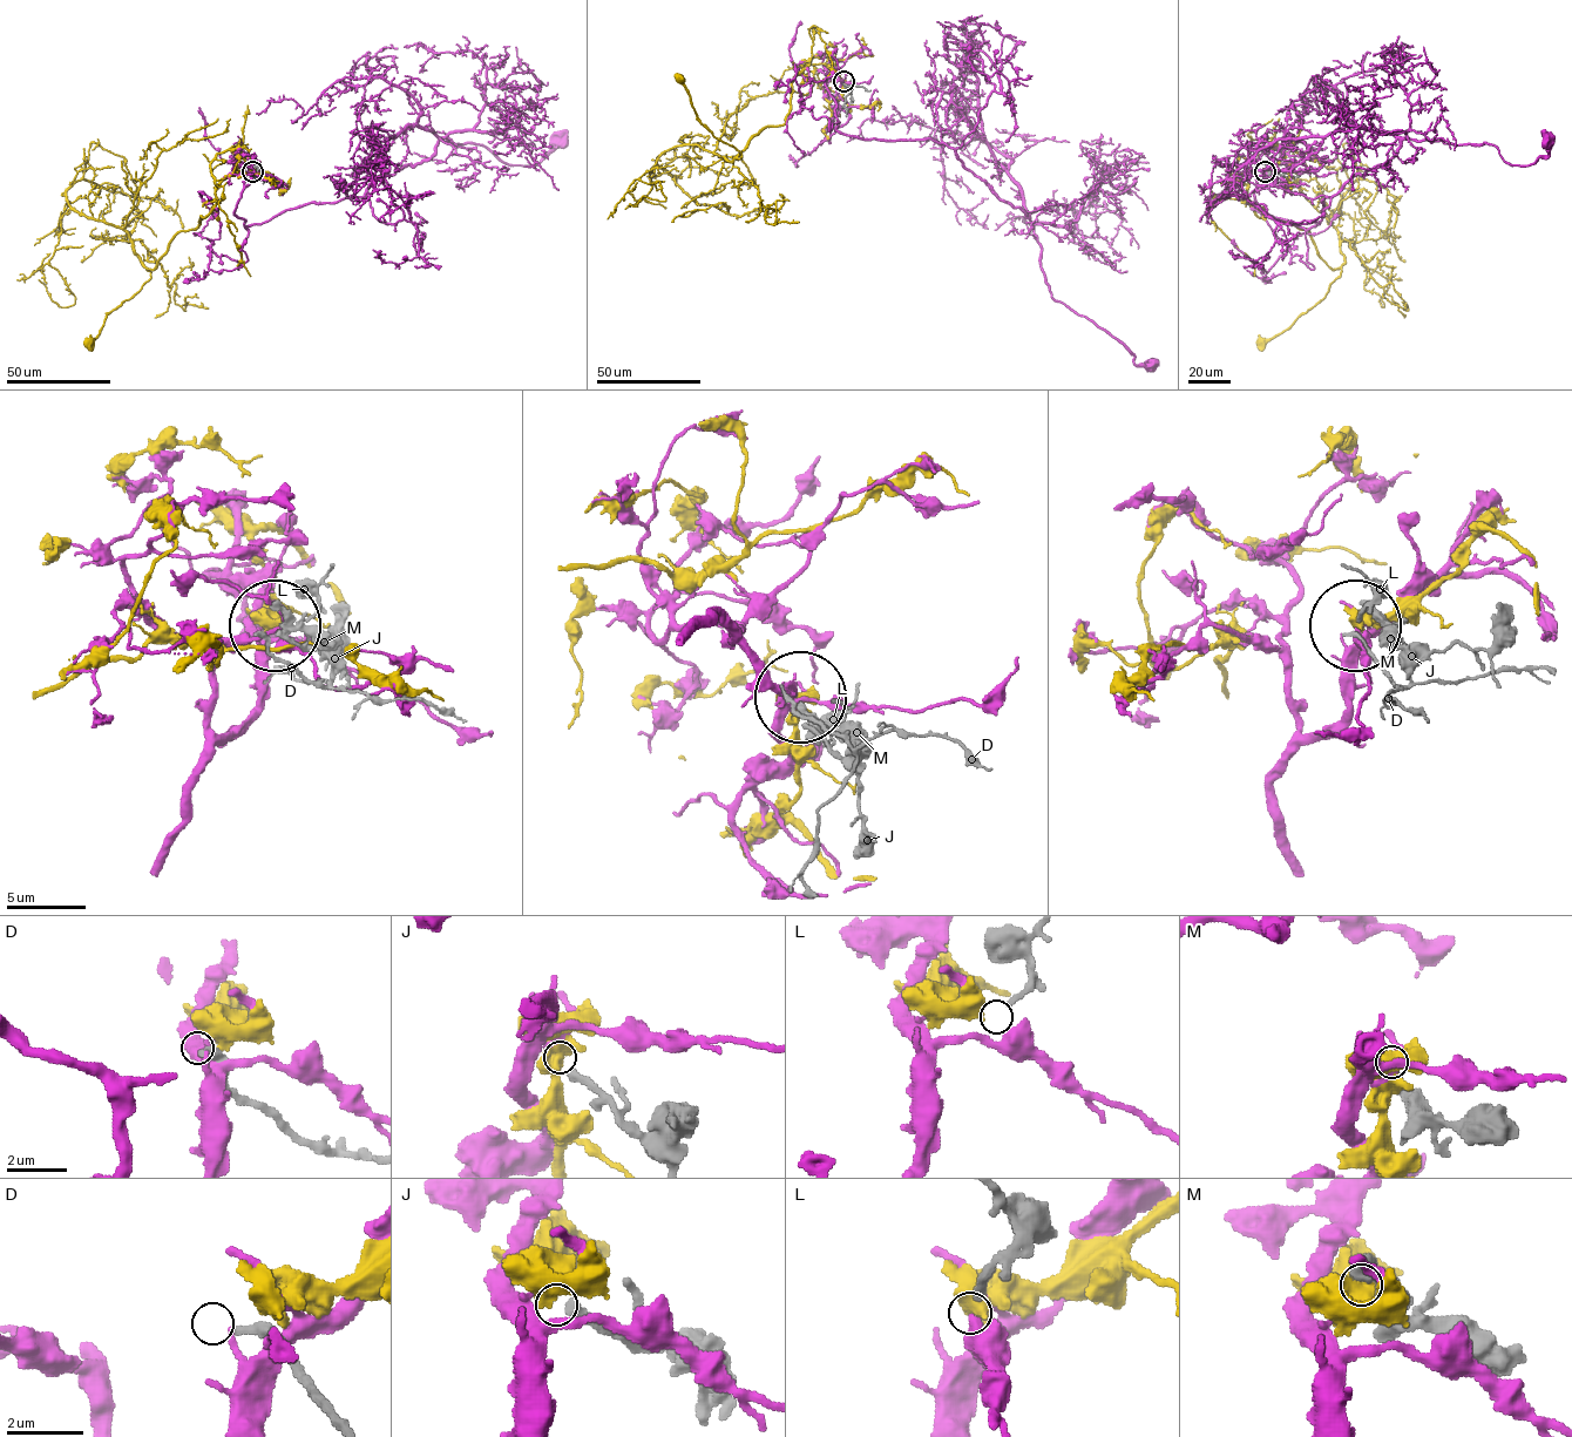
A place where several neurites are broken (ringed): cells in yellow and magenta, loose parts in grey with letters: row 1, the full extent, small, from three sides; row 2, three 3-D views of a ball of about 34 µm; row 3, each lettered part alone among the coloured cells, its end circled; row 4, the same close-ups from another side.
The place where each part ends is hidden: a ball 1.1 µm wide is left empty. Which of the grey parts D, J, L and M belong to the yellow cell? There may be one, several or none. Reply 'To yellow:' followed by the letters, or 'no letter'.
To yellow: no letter

